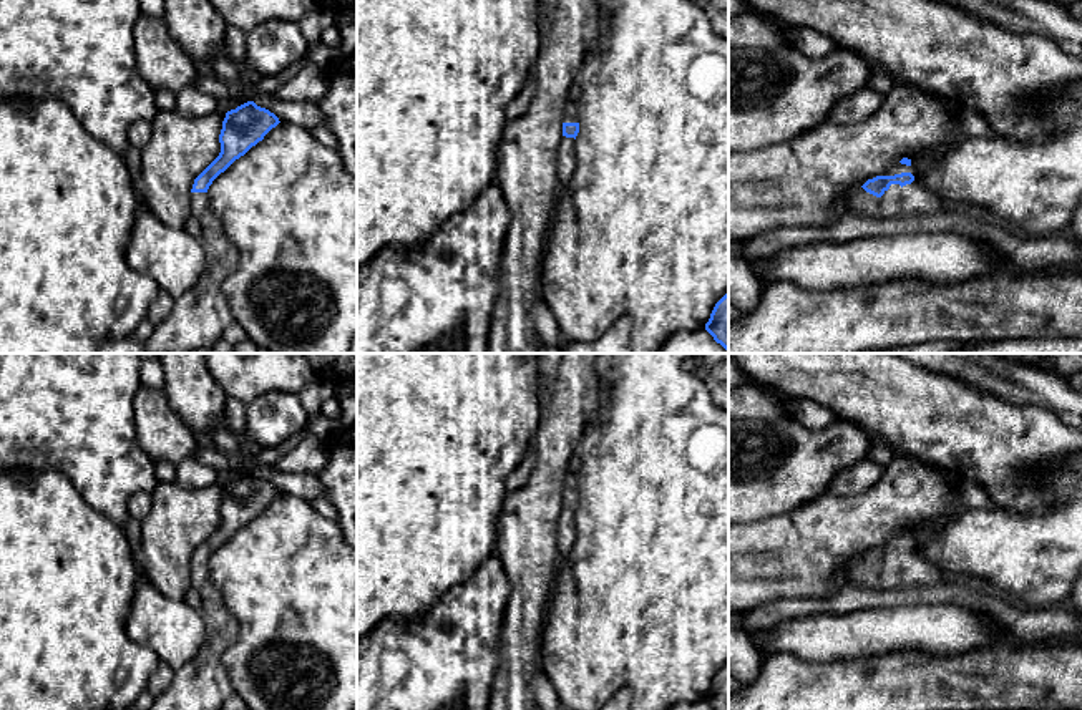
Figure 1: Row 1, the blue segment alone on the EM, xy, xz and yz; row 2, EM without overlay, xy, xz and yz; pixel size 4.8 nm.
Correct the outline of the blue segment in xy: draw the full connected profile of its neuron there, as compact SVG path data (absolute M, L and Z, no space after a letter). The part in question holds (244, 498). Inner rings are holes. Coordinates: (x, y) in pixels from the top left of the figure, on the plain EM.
M254 473L226 484L219 506L221 524L194 551L191 561L191 587L202 597L199 612L206 624L206 642L189 662L174 670L171 685L154 698L149 710L221 710L234 693L222 654L236 642L239 624L209 579L207 561L279 494L274 484Z

